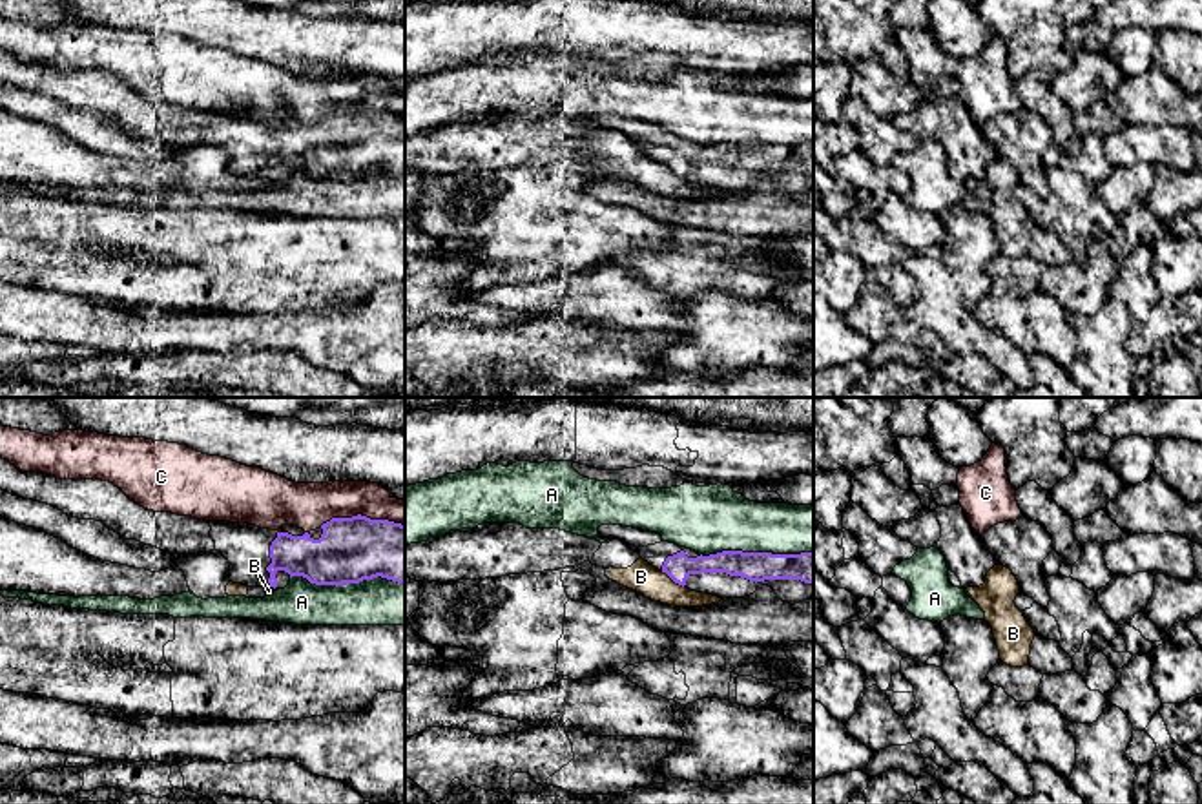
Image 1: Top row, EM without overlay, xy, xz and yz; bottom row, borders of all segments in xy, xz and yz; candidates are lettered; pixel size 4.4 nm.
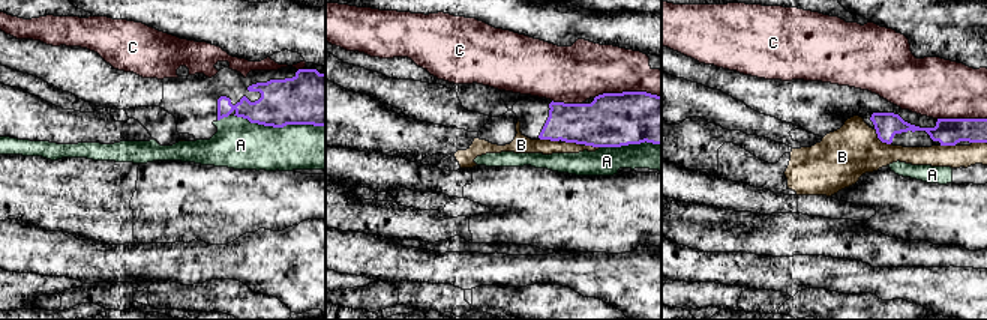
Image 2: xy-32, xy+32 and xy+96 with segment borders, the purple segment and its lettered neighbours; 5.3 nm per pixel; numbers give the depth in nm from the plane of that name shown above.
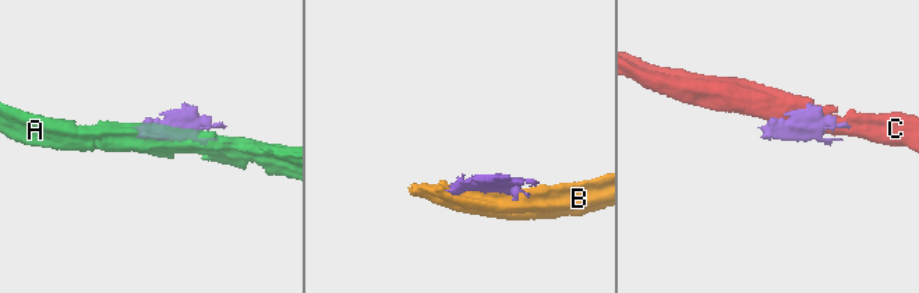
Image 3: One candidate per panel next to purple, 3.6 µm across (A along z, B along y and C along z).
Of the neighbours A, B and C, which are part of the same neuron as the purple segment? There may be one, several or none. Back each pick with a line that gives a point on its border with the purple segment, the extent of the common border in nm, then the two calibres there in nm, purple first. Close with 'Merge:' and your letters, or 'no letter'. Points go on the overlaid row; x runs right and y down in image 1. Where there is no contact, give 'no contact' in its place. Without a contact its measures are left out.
Merge: no letter

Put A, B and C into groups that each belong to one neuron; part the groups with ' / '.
A / B / C

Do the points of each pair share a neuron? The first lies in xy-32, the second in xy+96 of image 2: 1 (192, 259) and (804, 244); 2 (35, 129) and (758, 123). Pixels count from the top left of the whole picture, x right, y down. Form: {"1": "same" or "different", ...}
{"1": "different", "2": "different"}

